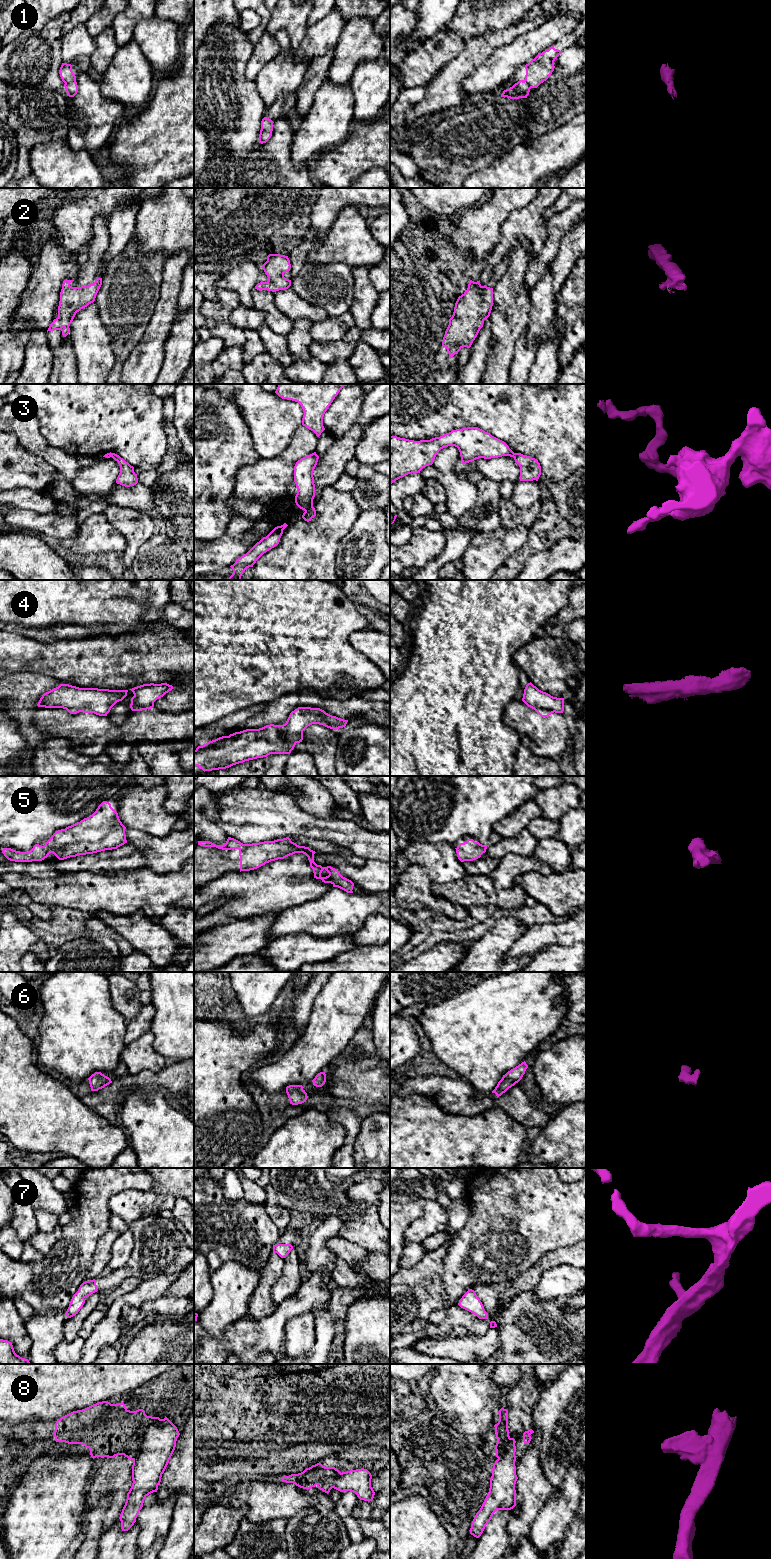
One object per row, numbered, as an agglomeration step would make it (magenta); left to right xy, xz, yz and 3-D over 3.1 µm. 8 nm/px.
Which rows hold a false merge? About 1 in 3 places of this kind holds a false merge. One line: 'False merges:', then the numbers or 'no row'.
False merges: 3, 4, 8

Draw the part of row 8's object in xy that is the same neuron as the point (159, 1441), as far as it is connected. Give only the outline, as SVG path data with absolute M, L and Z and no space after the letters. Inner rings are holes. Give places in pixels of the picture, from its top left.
M165 1416L164 1419L153 1417L145 1430L142 1438L142 1443L136 1458L132 1465L132 1486L127 1493L125 1505L120 1514L121 1529L128 1531L136 1522L136 1518L143 1507L145 1498L157 1492L158 1485L161 1482L162 1474L164 1473L169 1460L175 1450L176 1441L180 1433L177 1427Z

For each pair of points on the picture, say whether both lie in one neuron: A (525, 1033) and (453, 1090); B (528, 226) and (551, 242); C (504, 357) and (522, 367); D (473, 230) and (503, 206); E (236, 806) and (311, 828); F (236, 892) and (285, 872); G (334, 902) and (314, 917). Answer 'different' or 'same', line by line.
A: different
B: different
C: different
D: same
E: same
F: same
G: same

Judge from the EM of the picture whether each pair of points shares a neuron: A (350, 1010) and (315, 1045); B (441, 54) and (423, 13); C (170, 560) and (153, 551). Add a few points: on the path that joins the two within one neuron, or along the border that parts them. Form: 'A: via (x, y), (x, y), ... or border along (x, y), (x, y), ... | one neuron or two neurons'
A: via (341, 1019), (324, 1036) | one neuron
B: border along (450, 19), (429, 39) | two neurons
C: via (166, 560), (162, 560), (157, 555) | one neuron

